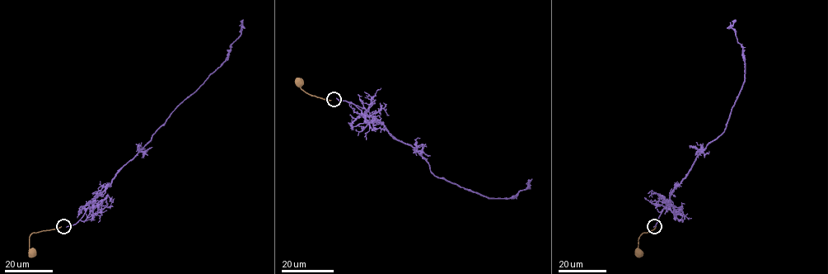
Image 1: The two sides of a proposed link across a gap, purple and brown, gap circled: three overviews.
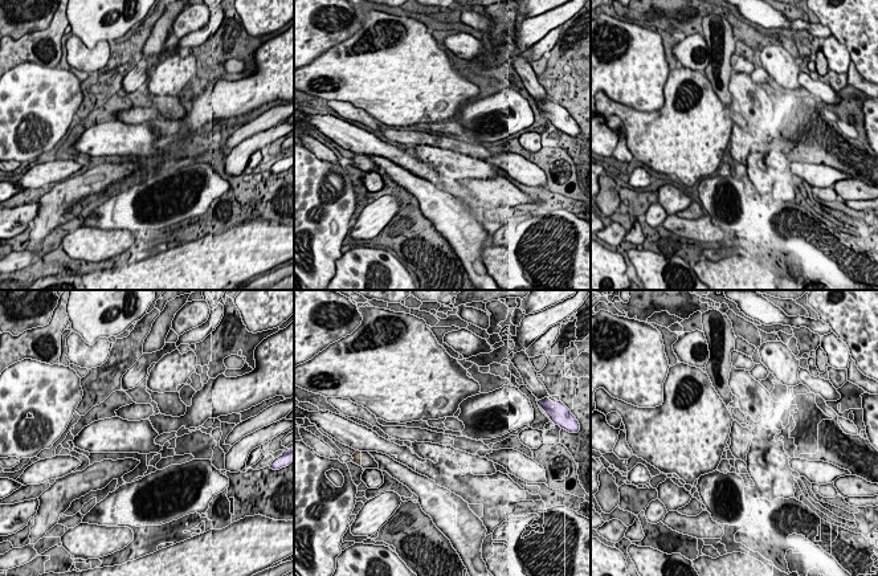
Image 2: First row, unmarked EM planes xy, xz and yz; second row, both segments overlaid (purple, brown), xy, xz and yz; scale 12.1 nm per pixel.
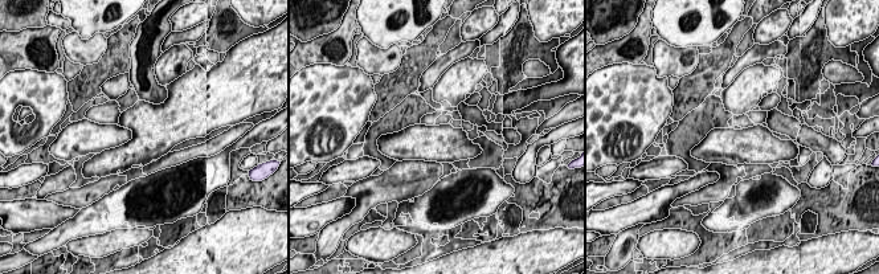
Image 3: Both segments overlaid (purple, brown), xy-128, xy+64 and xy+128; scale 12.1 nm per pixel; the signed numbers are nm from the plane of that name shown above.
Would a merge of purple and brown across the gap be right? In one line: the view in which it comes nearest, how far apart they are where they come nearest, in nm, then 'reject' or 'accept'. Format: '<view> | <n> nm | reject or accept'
xz | 2200 nm | reject

